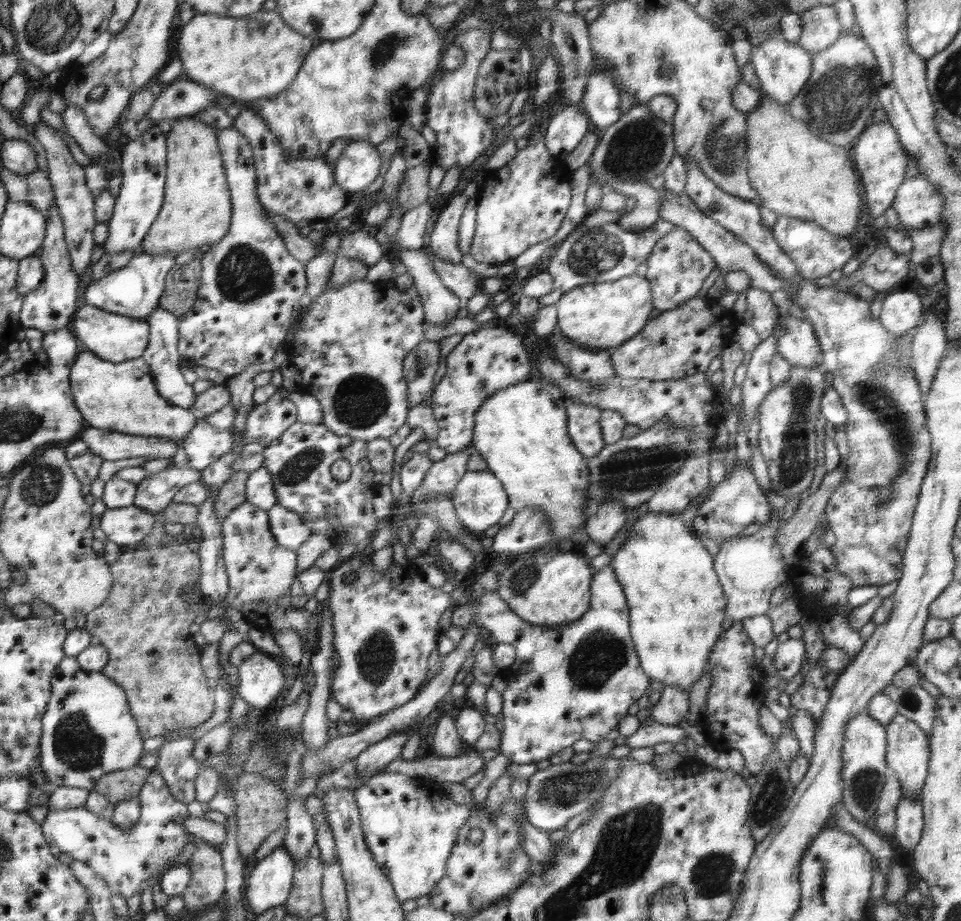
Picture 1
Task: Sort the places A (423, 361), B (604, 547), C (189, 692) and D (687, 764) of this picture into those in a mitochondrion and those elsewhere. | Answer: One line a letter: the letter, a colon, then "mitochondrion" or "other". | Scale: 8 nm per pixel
A: mitochondrion
B: other
C: mitochondrion
D: other

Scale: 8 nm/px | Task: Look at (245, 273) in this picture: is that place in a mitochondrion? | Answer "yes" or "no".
yes

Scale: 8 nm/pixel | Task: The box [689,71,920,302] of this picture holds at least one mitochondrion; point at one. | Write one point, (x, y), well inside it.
(721, 149)

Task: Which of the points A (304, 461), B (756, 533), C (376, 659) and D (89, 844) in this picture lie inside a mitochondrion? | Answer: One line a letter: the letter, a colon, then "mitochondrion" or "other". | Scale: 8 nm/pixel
A: mitochondrion
B: other
C: mitochondrion
D: other

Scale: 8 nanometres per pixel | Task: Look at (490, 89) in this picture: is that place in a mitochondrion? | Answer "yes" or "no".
yes

